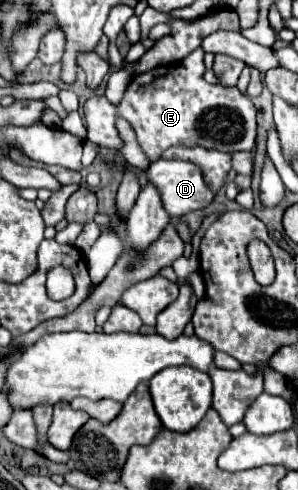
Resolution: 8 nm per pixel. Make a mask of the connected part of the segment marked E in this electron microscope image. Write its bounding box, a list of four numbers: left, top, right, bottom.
[84,48,256,162]

